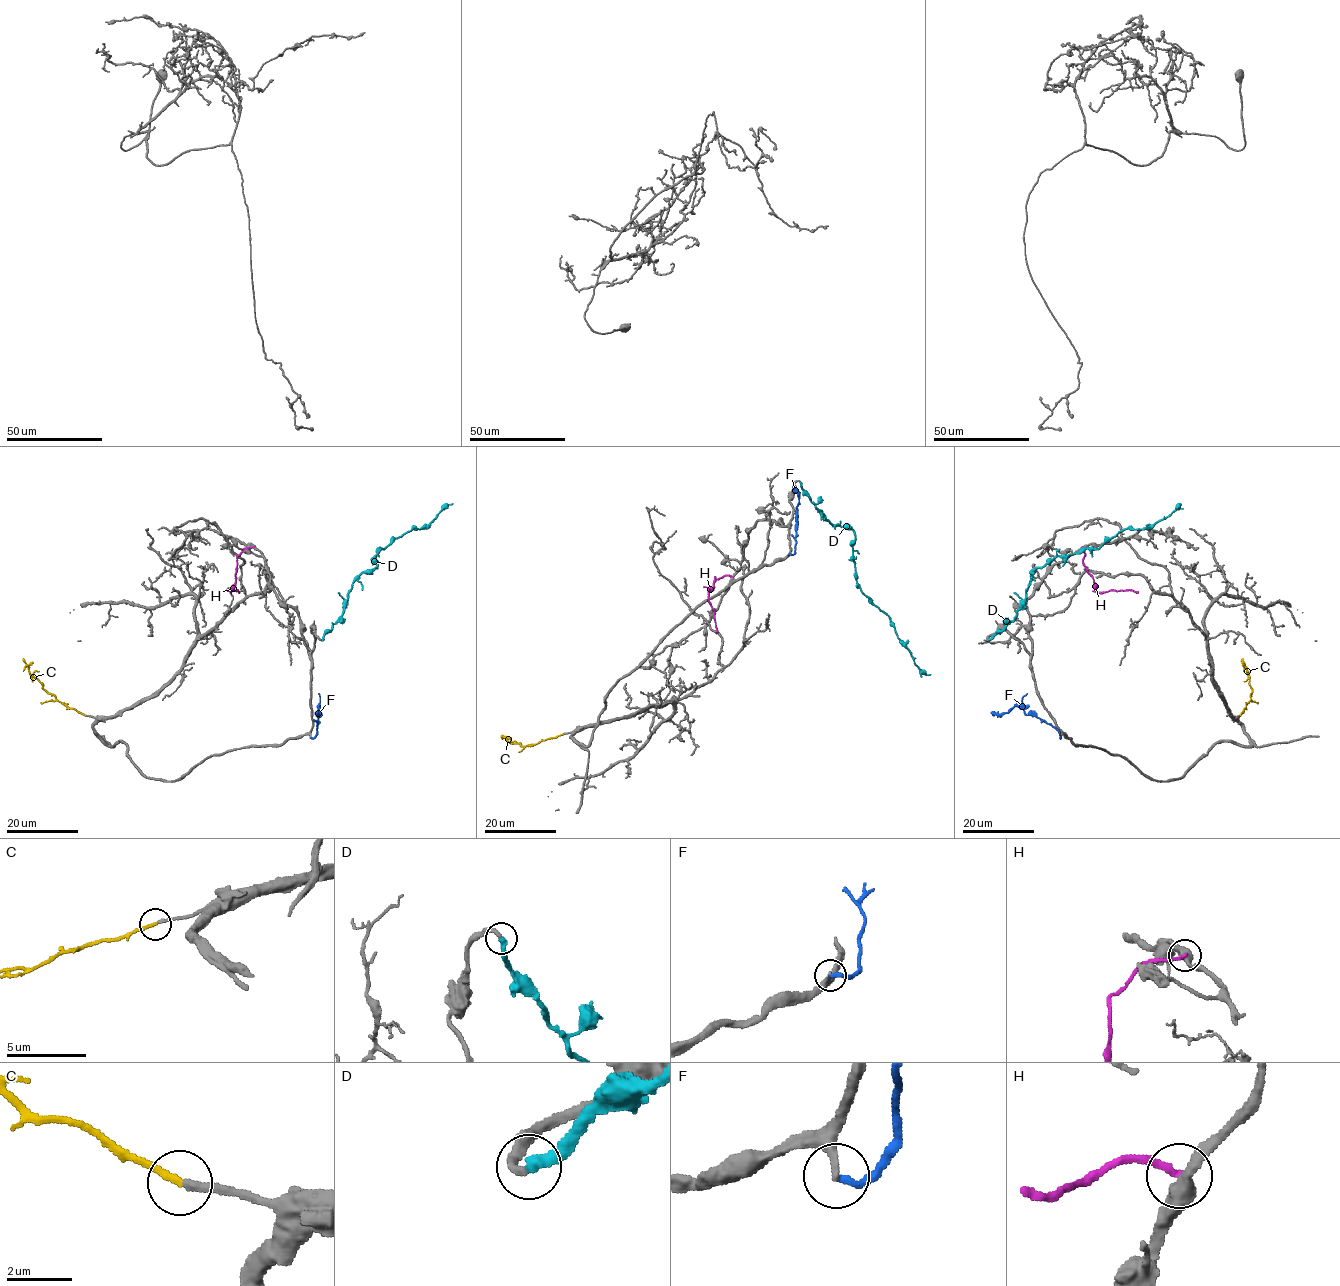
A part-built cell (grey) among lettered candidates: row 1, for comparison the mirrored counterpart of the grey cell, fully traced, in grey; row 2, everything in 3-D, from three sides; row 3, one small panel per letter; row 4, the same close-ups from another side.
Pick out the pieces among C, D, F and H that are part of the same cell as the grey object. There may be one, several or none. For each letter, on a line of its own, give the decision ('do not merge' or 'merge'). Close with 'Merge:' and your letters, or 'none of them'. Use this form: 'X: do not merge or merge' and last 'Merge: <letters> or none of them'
C: merge
D: merge
F: do not merge
H: do not merge
Merge: C, D

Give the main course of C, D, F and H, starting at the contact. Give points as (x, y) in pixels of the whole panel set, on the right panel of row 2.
C: (1240, 715), (1252, 692), (1241, 659)
D: (988, 640), (1017, 614), (1030, 575), (1037, 568), (1057, 556), (1098, 549), (1124, 528), (1150, 528), (1180, 503)
F: (1060, 737), (1051, 725), (1026, 715), (1017, 706), (1008, 712), (991, 712)
H: (1083, 546), (1083, 564), (1093, 579), (1097, 592), (1133, 590), (1138, 593)

